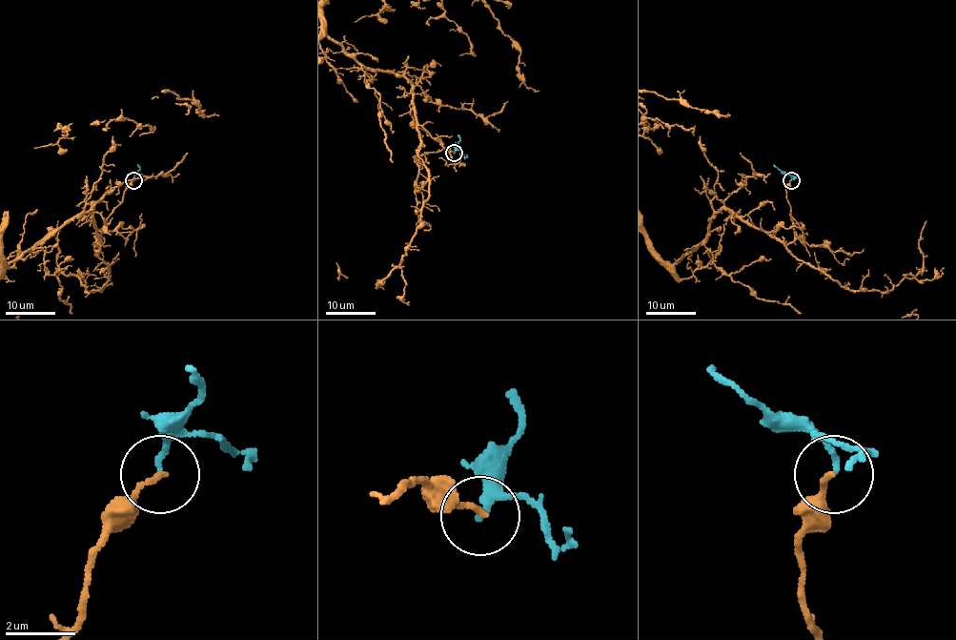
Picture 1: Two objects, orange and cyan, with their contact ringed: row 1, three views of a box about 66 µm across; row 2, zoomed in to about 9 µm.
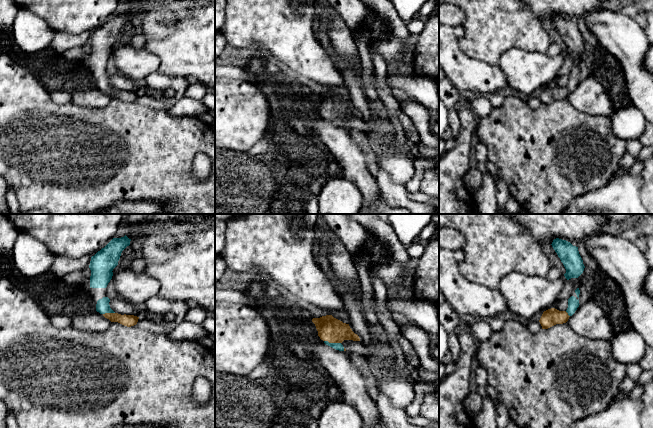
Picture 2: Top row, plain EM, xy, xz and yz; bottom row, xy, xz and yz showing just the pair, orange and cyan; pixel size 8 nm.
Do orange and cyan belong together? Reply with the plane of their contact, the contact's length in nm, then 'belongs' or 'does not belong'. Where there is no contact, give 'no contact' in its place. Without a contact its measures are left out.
meets orange in xz; contact 140 nm long; belongs

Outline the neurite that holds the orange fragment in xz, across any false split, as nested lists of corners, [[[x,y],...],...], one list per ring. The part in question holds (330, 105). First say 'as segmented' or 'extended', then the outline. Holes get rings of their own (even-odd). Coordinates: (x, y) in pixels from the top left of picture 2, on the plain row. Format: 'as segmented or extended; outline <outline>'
extended; outline [[[332,91],[313,94],[318,112],[324,119],[336,126],[346,127],[341,120],[344,116],[360,117],[360,114],[350,104],[349,100],[334,94]]]

